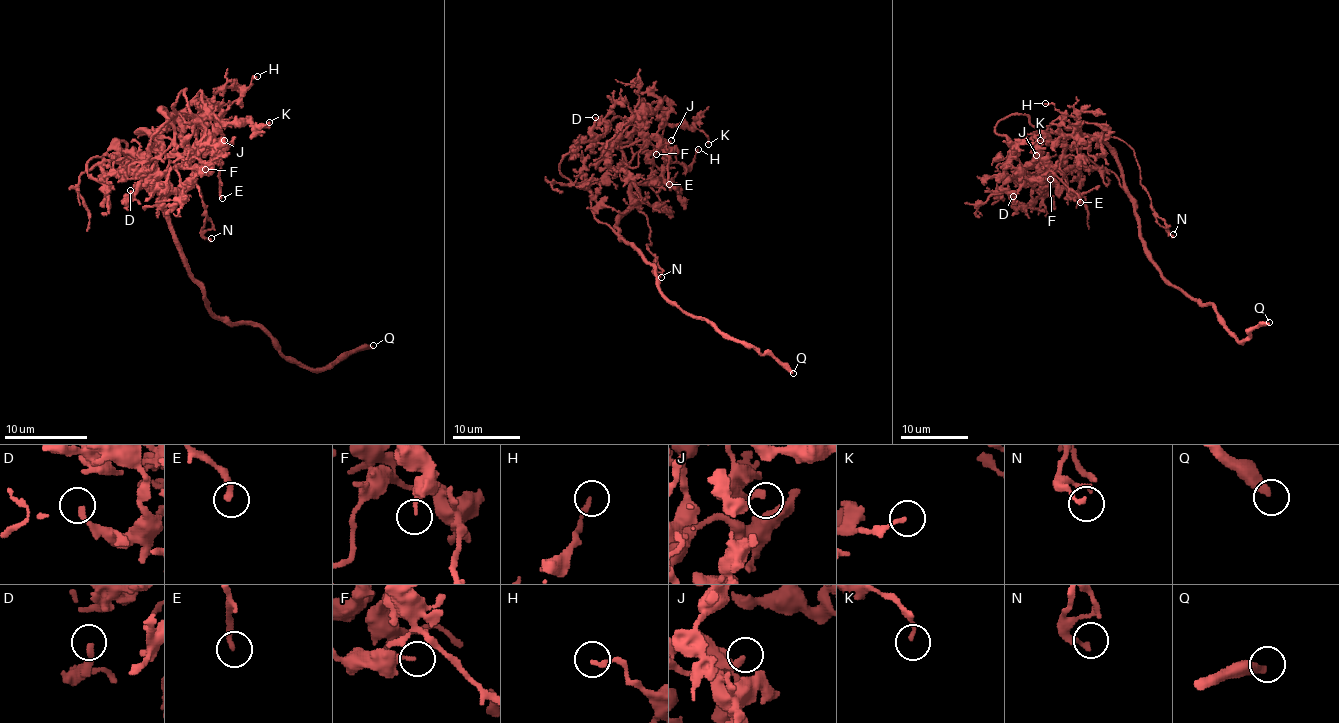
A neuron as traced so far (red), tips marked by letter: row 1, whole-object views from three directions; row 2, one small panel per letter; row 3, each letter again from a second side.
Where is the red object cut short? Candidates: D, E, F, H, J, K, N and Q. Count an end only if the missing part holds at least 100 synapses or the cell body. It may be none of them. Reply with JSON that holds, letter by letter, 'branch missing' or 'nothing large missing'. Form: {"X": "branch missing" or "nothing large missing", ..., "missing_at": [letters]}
{"D": "nothing large missing", "E": "nothing large missing", "F": "nothing large missing", "H": "nothing large missing", "J": "nothing large missing", "K": "nothing large missing", "N": "nothing large missing", "Q": "branch missing", "missing_at": ["Q"]}

